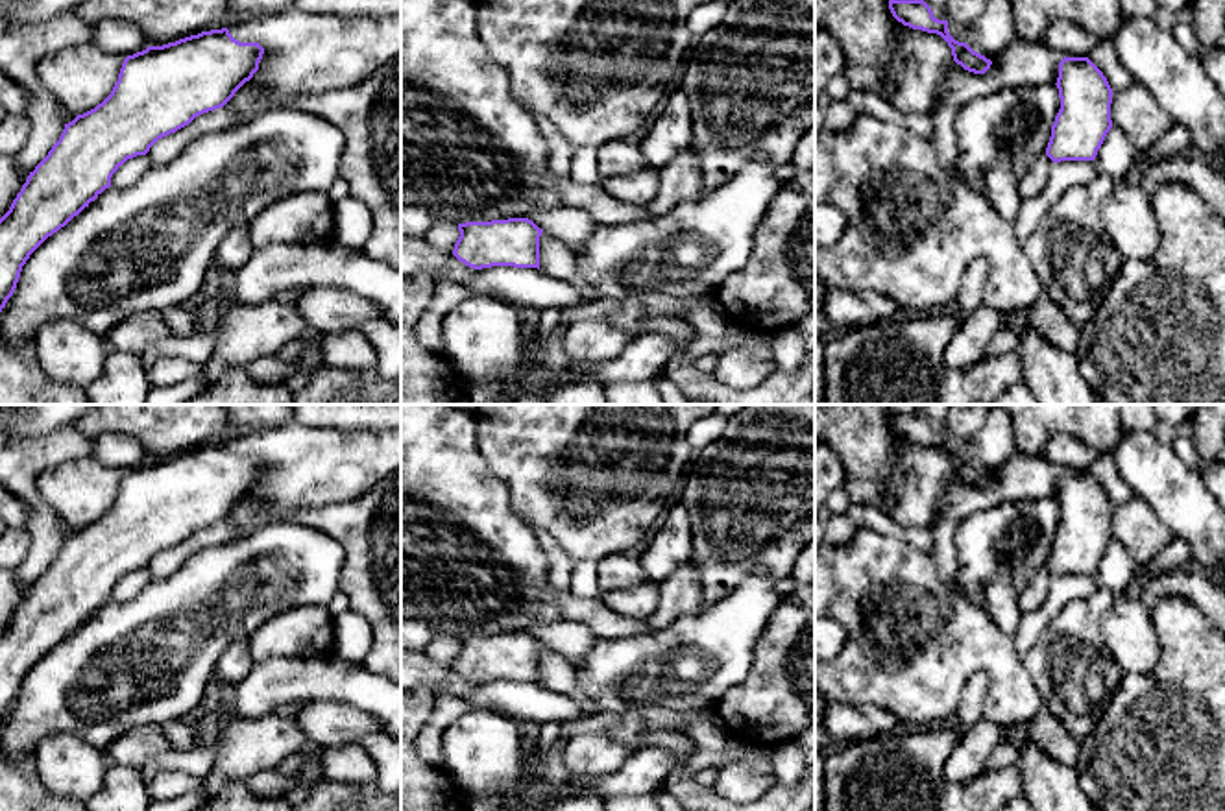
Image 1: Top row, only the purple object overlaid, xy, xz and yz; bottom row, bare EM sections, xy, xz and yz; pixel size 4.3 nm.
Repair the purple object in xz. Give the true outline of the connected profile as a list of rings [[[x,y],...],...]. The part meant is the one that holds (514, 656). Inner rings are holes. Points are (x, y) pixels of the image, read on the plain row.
[[[528,632],[458,637],[460,650],[453,669],[469,682],[538,682],[540,643]]]

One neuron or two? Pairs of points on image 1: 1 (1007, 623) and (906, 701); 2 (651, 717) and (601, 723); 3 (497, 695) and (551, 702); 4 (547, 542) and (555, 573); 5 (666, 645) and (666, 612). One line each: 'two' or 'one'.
1: two
2: one
3: one
4: one
5: two

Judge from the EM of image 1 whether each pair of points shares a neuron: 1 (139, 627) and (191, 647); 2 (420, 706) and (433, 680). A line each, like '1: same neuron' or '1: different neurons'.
1: same neuron
2: different neurons

